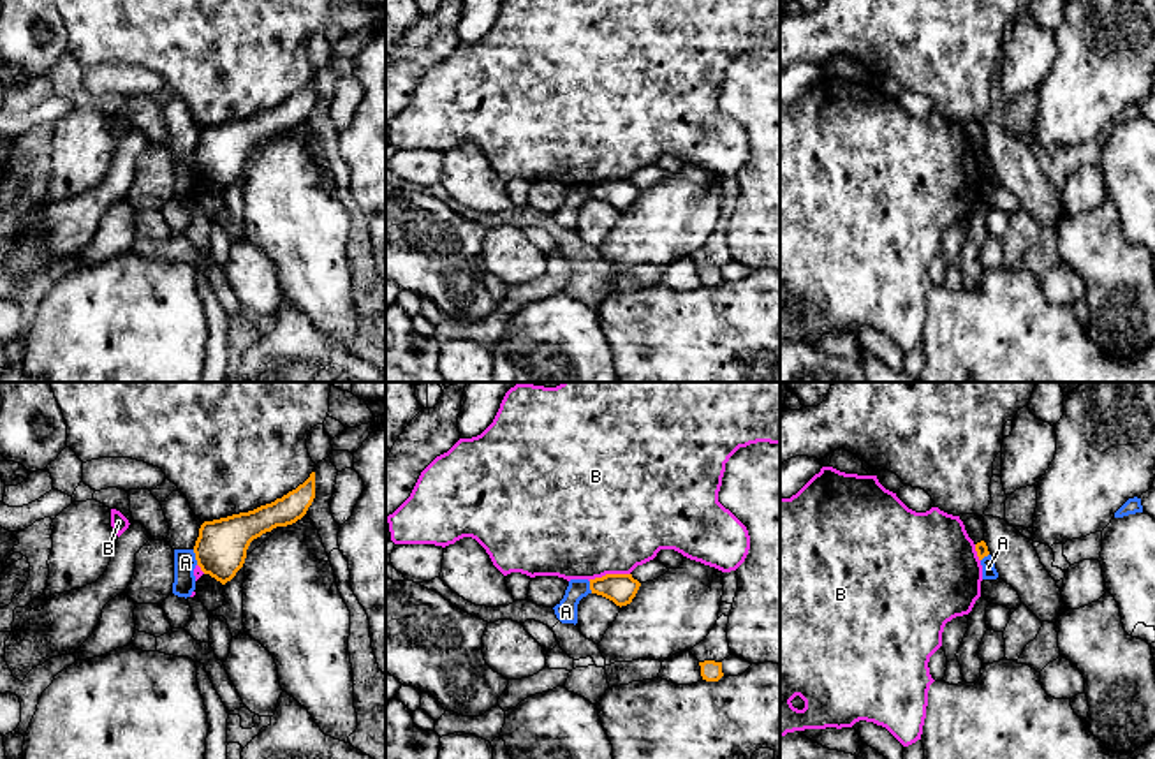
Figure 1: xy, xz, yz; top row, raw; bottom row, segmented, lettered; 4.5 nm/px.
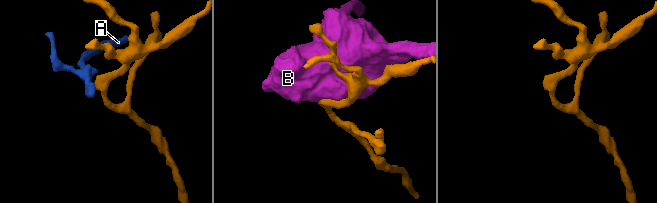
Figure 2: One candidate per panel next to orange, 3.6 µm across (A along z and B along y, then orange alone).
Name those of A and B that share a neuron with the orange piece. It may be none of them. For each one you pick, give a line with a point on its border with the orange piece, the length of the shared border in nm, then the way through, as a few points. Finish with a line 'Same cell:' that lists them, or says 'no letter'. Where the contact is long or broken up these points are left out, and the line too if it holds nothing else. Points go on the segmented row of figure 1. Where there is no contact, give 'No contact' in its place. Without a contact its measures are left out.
B: Touches orange at xz (608, 574). Shared border 190 nm
Same cell: B

